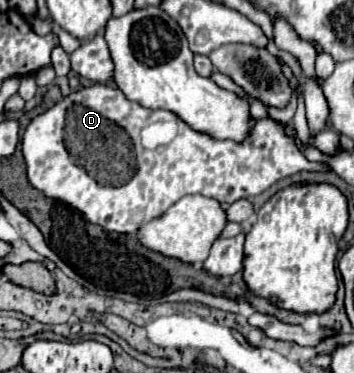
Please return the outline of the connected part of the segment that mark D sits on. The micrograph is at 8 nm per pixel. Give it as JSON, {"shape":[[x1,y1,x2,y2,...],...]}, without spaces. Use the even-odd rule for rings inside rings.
{"shape":[[103,83,81,87,35,117,23,133,23,155,35,189,79,209,107,231,131,235,183,195,201,193,231,205,299,171,331,171,327,163,307,161,283,133,283,125,273,119,257,121,249,141,215,141,193,131,175,113,153,113],[153,121,155,135,145,141,143,129]]}

